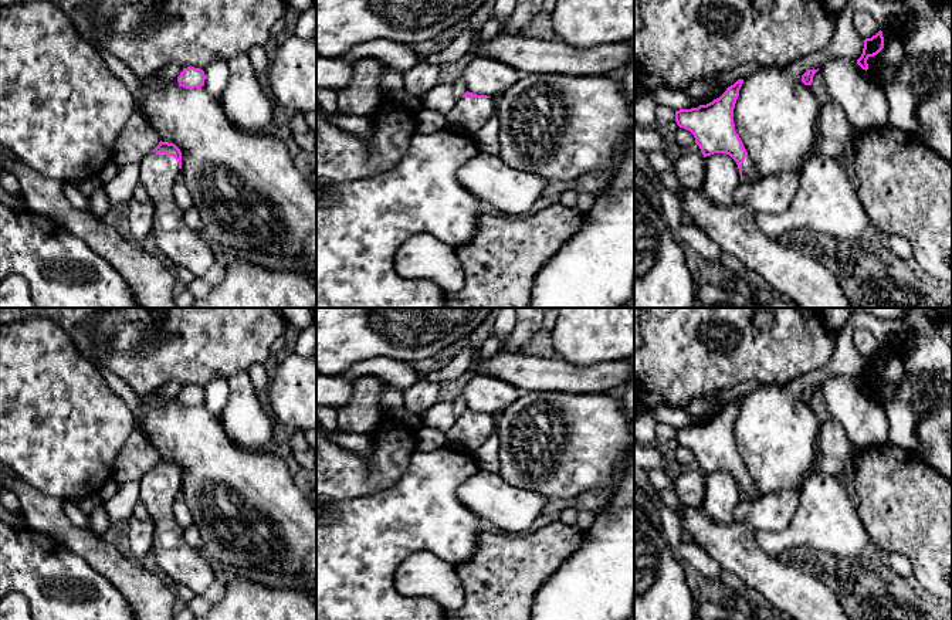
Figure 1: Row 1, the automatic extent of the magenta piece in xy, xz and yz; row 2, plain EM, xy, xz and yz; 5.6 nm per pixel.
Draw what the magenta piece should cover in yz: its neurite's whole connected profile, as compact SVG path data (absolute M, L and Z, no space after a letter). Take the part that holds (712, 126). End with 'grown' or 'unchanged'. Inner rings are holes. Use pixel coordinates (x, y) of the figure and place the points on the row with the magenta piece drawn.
M738 79L719 98L707 105L675 111L675 122L694 135L704 157L714 153L729 155L738 165L741 179L748 184L756 184L762 179L748 157L734 123L734 108L742 84L743 79Z | grown

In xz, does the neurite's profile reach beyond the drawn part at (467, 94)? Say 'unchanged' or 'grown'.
grown

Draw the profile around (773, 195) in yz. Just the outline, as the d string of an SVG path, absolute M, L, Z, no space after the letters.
M793 172L772 175L756 184L742 180L734 197L735 206L746 204L755 211L780 214L790 206L797 186L799 175Z

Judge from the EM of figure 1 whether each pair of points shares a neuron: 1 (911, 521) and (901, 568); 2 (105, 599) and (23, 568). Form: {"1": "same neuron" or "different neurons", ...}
{"1": "different neurons", "2": "same neuron"}

